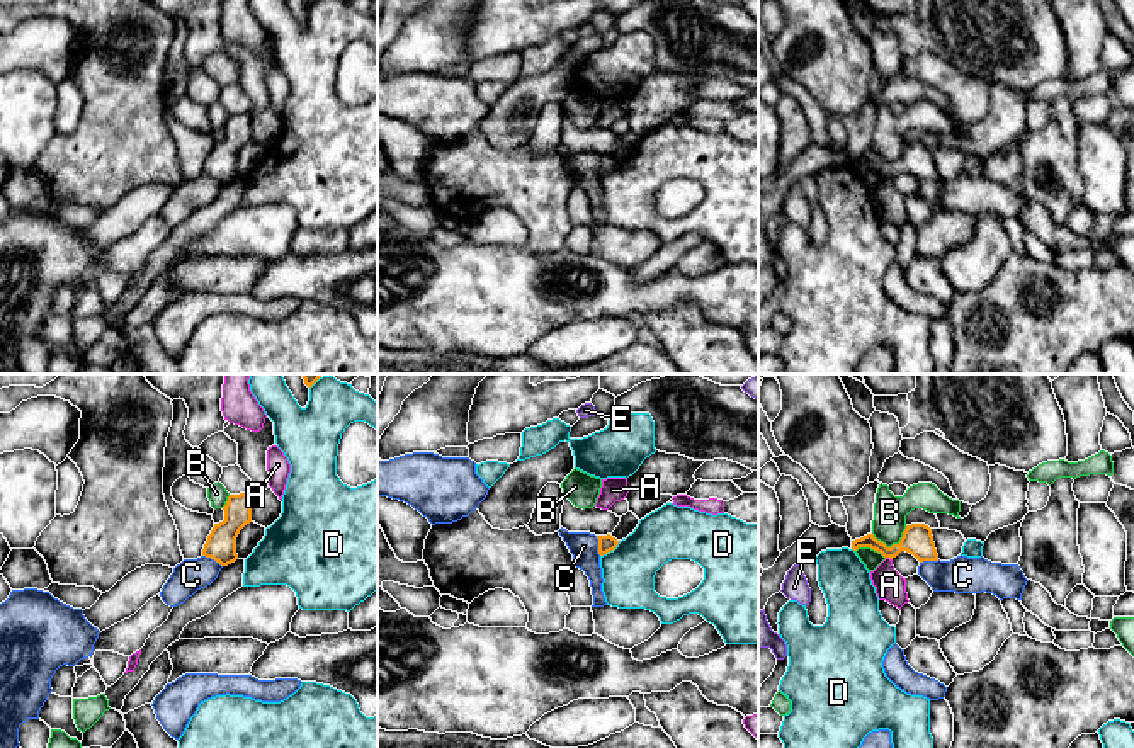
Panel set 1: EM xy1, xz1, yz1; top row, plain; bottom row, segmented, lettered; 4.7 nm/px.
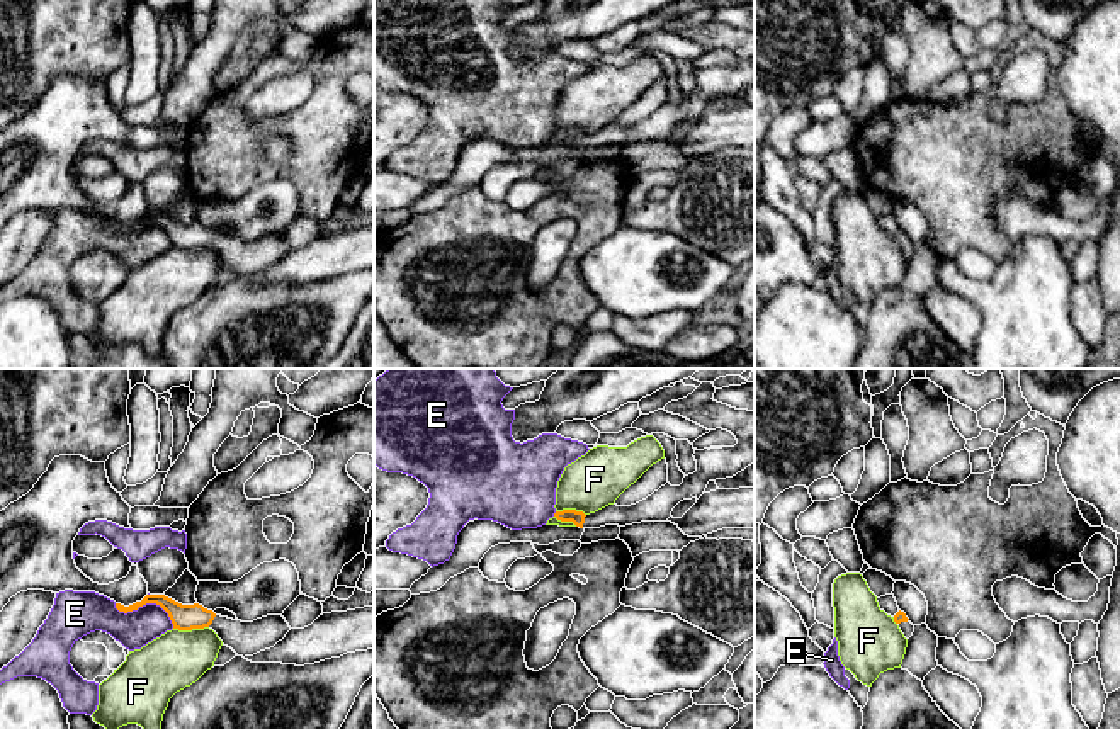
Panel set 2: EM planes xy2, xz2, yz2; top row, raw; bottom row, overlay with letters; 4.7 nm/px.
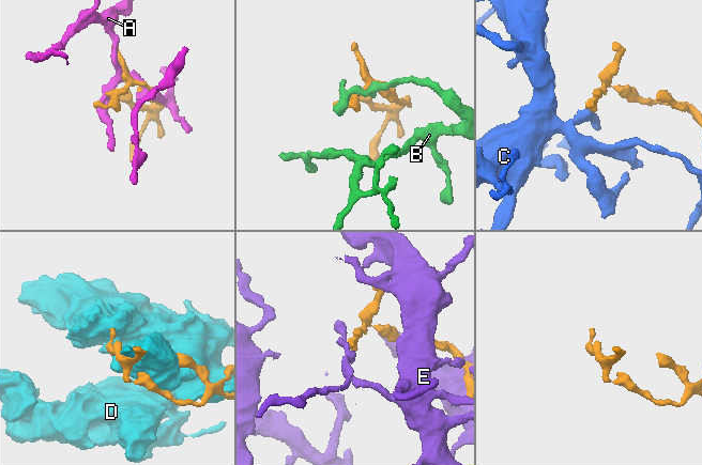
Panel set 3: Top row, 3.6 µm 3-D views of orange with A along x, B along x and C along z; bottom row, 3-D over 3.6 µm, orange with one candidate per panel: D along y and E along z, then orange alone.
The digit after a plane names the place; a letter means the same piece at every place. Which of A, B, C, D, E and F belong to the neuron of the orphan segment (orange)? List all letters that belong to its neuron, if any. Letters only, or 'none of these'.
none of these

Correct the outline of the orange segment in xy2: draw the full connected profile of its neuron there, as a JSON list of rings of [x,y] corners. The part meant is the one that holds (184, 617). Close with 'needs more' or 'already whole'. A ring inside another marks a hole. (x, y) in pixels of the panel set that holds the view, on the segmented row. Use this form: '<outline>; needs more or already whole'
[[[146,595],[141,602],[129,607],[116,603],[116,608],[127,613],[146,603],[160,605],[168,613],[173,629],[212,629],[224,646],[231,647],[243,658],[274,647],[291,630],[282,615],[267,615],[253,622],[241,622],[216,615],[212,610],[207,610],[199,603],[182,605],[165,595]]]; needs more

